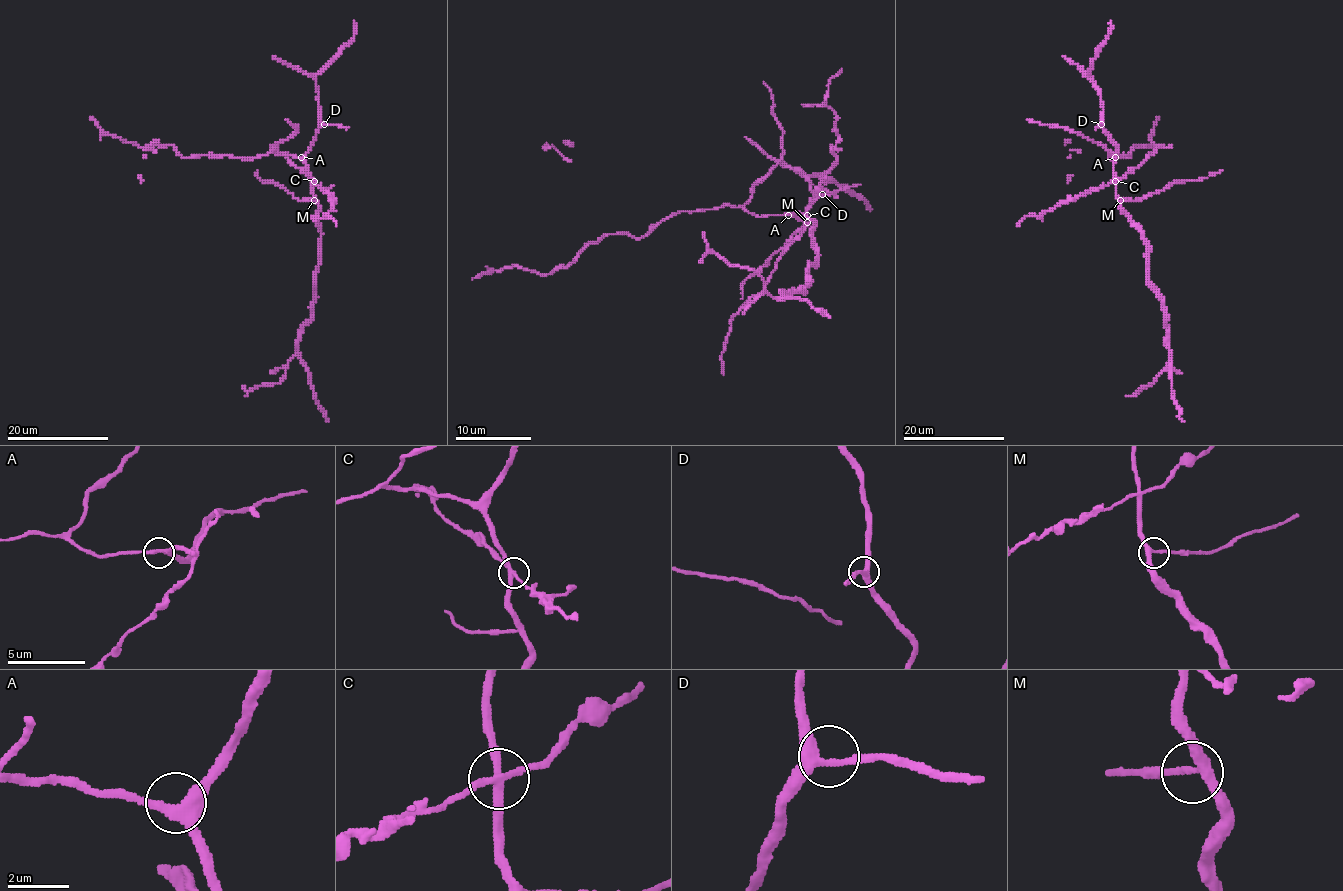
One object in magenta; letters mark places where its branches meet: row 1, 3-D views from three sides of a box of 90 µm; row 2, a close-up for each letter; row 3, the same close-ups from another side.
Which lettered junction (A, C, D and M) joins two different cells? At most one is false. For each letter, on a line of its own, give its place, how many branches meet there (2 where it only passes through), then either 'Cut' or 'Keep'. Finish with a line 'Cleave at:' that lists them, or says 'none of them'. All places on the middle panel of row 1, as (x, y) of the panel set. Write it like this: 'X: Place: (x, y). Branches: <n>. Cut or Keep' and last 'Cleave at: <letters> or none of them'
A: Place: (788, 215). Branches: 3. Keep
C: Place: (807, 215). Branches: 4. Cut
D: Place: (822, 194). Branches: 3. Keep
M: Place: (807, 222). Branches: 3. Keep
Cleave at: C

